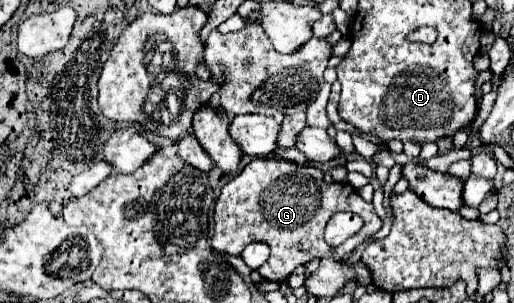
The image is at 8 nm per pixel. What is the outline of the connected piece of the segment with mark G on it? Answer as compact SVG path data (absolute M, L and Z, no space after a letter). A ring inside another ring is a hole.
M256 158L252 160L238 176L234 176L224 188L222 194L218 196L216 202L216 214L214 214L214 236L212 236L212 248L218 250L220 254L232 254L232 256L240 256L242 250L252 244L252 242L264 242L270 246L270 258L260 266L260 274L266 280L272 282L282 282L286 280L294 268L310 262L312 258L334 258L334 260L342 260L342 258L350 258L352 252L356 250L356 246L360 246L362 242L366 242L368 238L372 238L382 222L376 216L374 208L370 202L364 202L360 198L360 194L346 182L324 182L324 174L320 168L314 166L306 166L306 174L300 172L300 166L288 160L274 160L274 158ZM336 212L354 212L364 220L362 230L346 240L342 246L338 248L330 248L324 242L324 226L330 220L332 214Z

